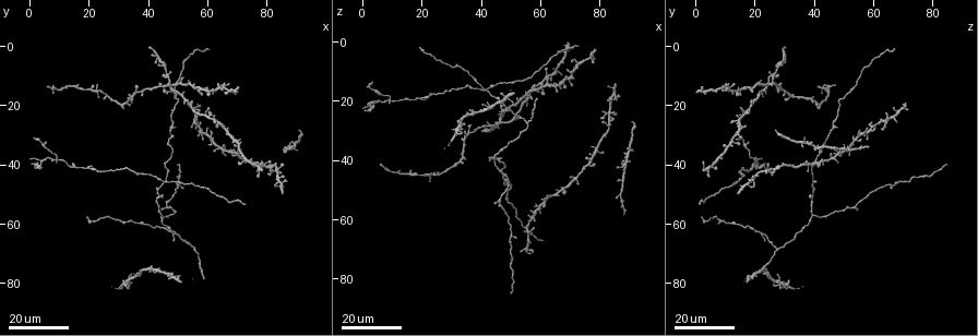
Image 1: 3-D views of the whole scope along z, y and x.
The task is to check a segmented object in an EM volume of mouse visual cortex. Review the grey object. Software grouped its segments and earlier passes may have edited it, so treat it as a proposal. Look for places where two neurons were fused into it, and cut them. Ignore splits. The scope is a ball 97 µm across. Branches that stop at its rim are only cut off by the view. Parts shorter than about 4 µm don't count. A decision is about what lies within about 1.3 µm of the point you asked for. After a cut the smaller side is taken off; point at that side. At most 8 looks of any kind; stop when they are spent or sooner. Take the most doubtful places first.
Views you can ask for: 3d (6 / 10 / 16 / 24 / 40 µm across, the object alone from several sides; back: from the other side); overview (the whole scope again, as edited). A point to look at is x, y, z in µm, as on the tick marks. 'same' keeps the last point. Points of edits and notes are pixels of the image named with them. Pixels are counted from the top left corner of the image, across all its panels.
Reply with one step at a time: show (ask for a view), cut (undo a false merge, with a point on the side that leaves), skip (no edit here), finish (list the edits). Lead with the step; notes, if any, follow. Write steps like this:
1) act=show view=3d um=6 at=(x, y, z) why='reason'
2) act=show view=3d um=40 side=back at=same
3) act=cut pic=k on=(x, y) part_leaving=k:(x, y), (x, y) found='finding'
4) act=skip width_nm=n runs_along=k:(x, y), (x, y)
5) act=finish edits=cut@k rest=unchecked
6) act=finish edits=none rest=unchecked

act=show view=3d um=16 at=(10, 37, 19) why='four arms meet'

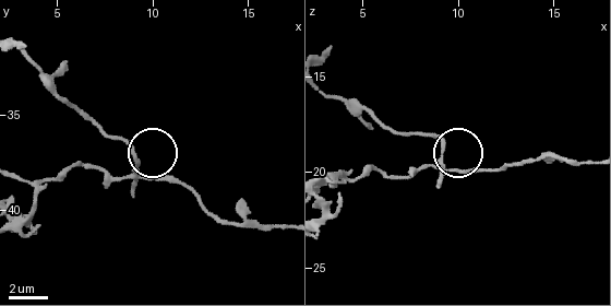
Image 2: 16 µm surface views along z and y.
act=show view=3d um=6 at=(8.9, 37.8, 19.4) why='closer look'

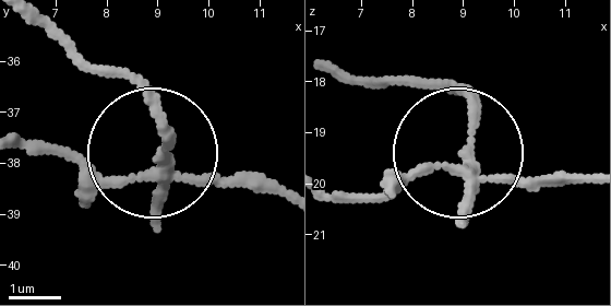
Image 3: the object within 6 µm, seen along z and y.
act=cut pic=3 on=(158, 232) side_arm_um=13 part_leaving=3:(162, 173), (148, 98), (32, 24) found='a second neuron is stuck on'

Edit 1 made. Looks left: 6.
act=show view=3d um=16 at=(15, 41, 20) why='thin arm on a thick one'

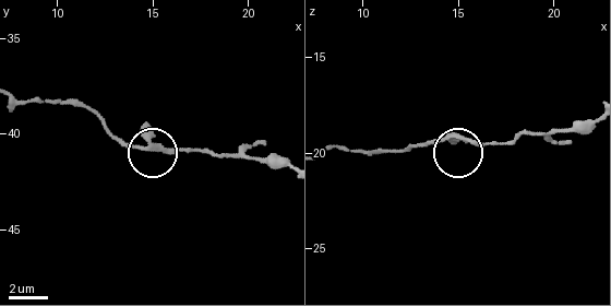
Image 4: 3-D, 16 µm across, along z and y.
act=show view=3d um=6 at=(14.3, 40.7, 19.2) why='zoom in'

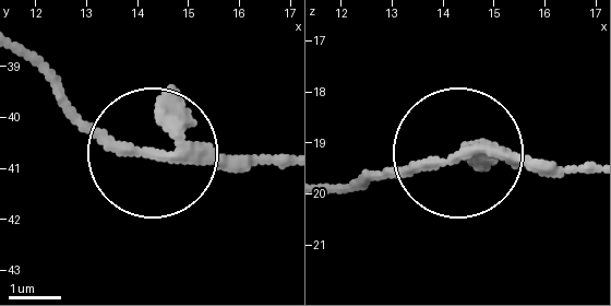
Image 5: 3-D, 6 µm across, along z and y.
act=skip arms=3 found='continuous, no second neuron'

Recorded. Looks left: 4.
act=show view=3d um=16 at=(48, 27, 47) why='branch point'

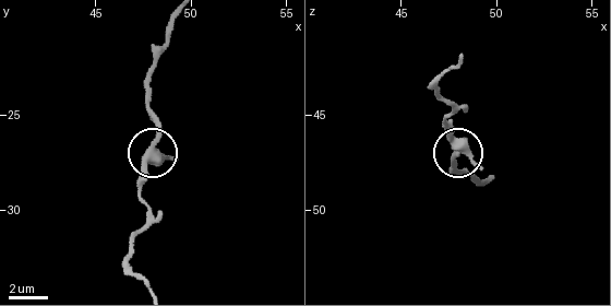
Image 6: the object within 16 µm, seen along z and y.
act=show view=3d um=10 at=(47.8, 27.3, 46.3)

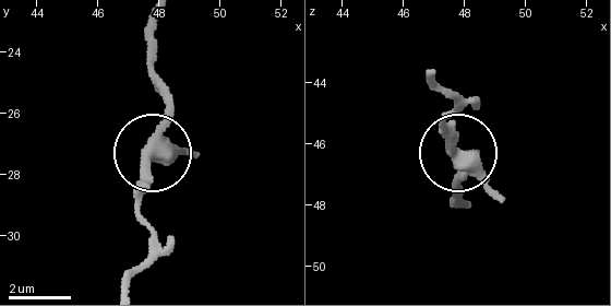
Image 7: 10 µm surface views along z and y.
act=skip width_nm=360 found='continuous, no second neuron'

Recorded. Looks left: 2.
act=show view=3d um=16 at=(44, 58, 39) why='a fork'

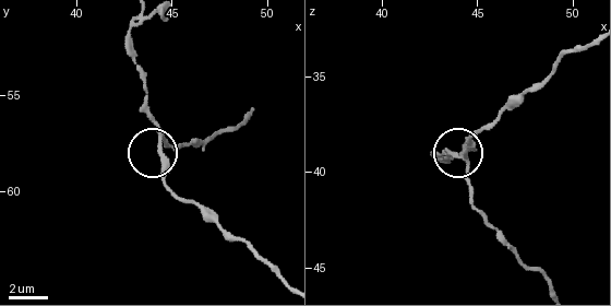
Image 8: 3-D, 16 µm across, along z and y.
act=show view=3d um=6 at=(44.4, 57.0, 39.4)

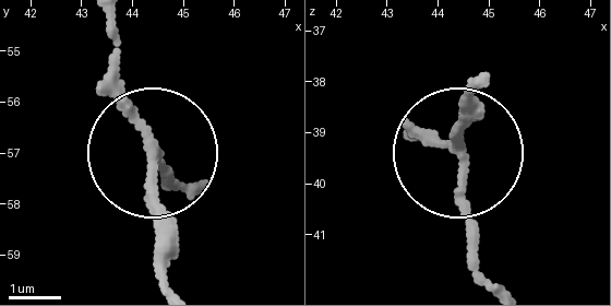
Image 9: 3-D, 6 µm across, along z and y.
act=skip arms=3 found='continuous, no second neuron'

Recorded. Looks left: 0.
act=finish edits=cut@3 rest=unchecked

